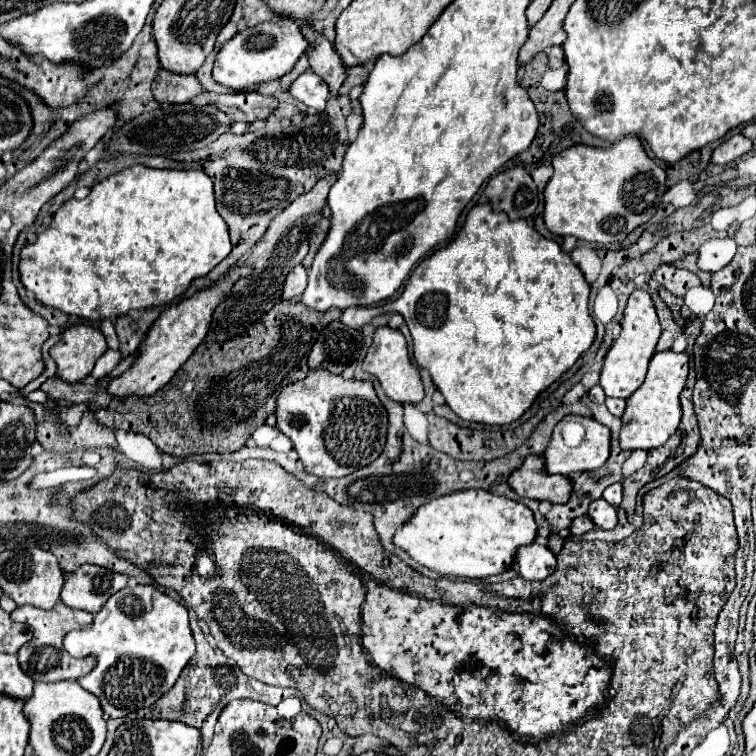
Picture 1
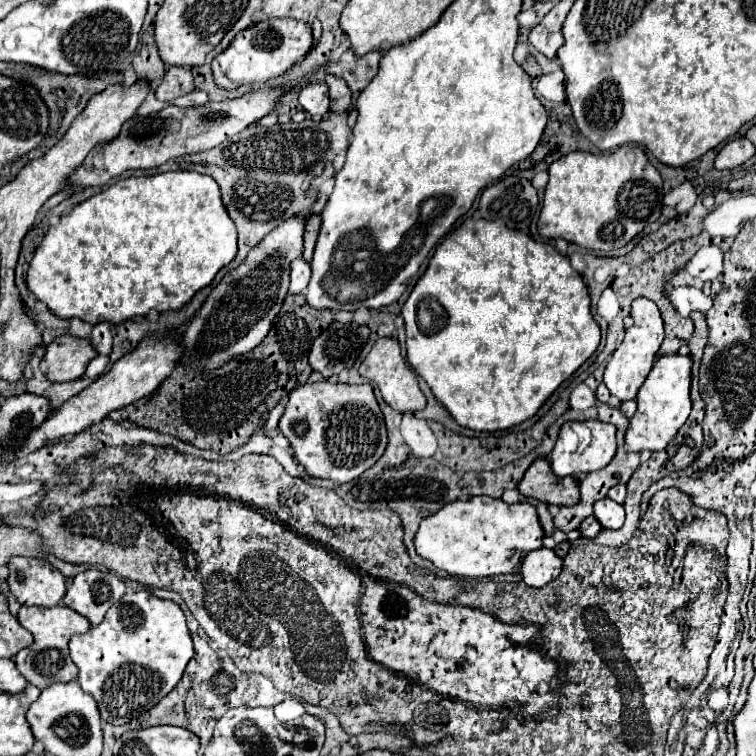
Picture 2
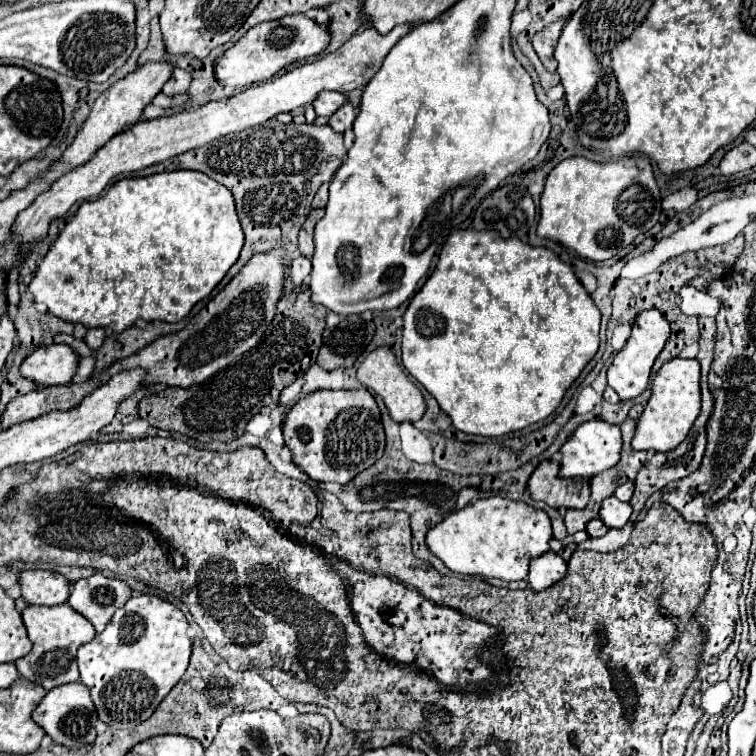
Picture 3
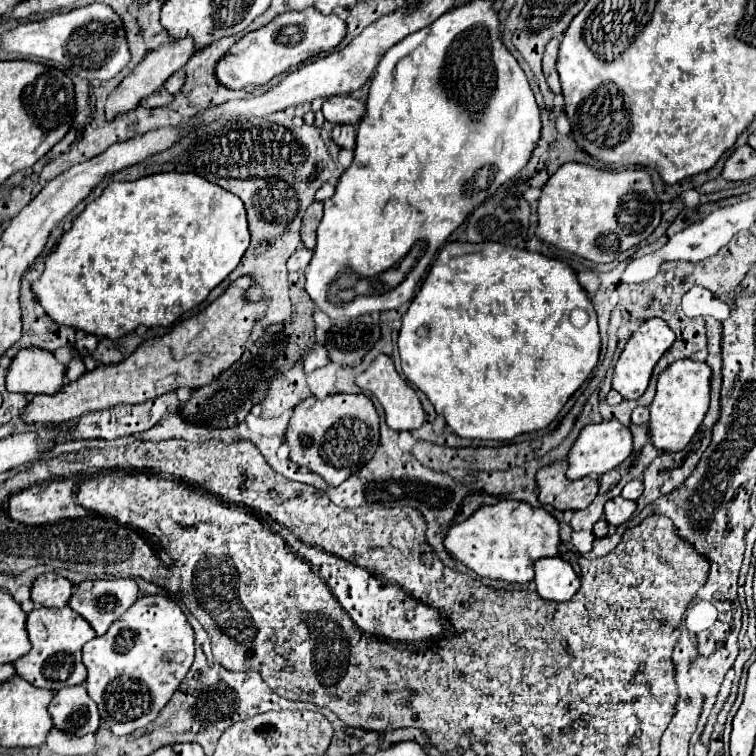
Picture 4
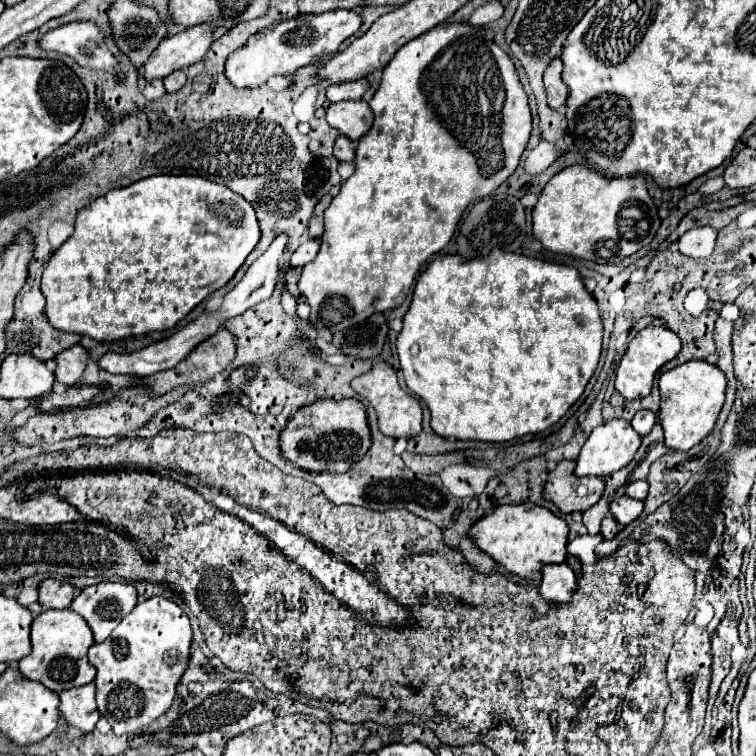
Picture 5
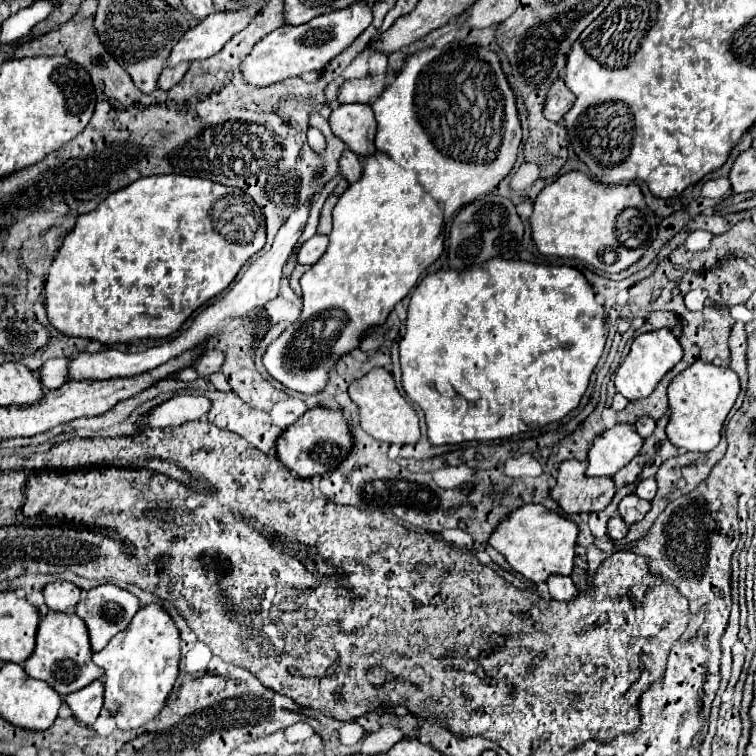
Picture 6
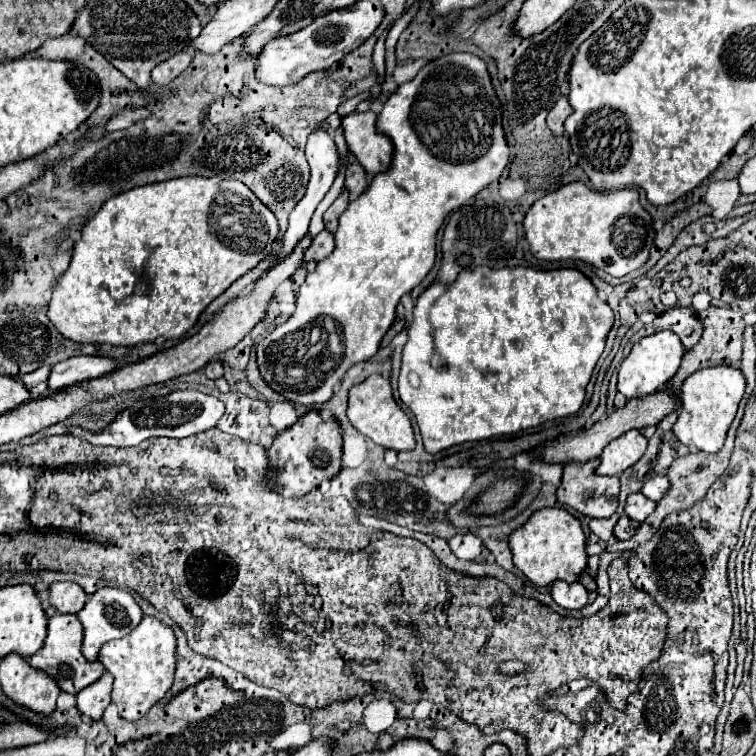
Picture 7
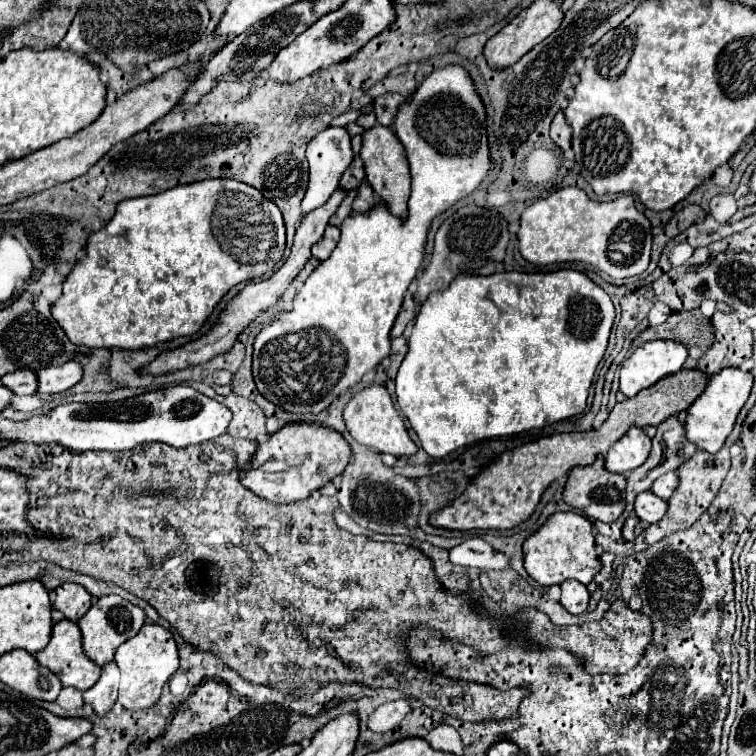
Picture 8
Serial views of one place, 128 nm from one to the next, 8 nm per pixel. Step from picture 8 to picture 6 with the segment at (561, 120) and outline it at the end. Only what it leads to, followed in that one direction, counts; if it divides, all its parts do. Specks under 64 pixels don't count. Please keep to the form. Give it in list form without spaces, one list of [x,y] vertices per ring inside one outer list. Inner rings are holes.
[[[558,78],[558,80],[554,80],[554,84],[550,86],[550,90],[546,94],[544,116],[552,122],[560,122],[564,118],[564,114],[572,108],[572,104],[574,104],[574,94],[566,88],[564,80]]]

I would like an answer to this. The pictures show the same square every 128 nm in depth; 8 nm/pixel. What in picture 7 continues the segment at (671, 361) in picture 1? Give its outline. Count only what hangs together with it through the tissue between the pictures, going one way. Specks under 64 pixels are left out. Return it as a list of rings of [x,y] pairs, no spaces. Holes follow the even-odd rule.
[[[732,366],[702,368],[700,372],[694,372],[694,376],[688,376],[678,390],[680,414],[672,426],[672,432],[676,434],[676,438],[692,450],[696,448],[696,450],[710,452],[710,454],[718,452],[736,416],[738,404],[744,396],[744,388],[746,388],[746,380],[742,372]]]

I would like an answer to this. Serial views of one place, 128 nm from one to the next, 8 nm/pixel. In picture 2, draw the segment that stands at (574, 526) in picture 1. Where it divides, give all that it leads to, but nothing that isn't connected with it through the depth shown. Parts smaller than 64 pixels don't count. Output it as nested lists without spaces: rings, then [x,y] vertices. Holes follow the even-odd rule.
[[[588,516],[588,518],[582,520],[582,524],[578,526],[578,530],[580,530],[580,534],[582,534],[584,538],[594,538],[594,536],[598,536],[598,532],[602,530],[602,526],[600,526],[600,522],[598,522],[594,516]]]

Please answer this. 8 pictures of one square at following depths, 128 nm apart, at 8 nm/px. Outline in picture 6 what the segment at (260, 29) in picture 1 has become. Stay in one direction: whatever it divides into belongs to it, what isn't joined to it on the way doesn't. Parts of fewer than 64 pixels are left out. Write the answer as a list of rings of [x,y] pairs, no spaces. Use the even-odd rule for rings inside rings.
[[[352,4],[350,8],[322,14],[302,26],[282,26],[258,40],[252,52],[242,60],[240,72],[244,82],[252,86],[268,86],[304,72],[324,68],[336,54],[350,46],[372,22],[372,12],[366,4]]]

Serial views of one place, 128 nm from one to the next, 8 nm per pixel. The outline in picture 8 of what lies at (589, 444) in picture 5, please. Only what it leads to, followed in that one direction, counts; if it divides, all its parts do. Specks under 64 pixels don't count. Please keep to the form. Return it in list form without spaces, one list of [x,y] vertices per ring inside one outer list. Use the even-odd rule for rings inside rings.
[[[630,428],[606,454],[604,468],[624,474],[646,462],[650,454],[650,438],[640,428]]]

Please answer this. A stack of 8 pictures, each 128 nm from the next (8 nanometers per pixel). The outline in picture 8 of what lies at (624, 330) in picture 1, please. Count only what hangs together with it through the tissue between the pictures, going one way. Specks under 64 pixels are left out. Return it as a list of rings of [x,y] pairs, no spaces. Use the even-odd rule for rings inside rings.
[[[650,340],[638,346],[620,368],[620,392],[626,398],[636,396],[642,388],[680,372],[686,356],[686,346],[674,340]]]

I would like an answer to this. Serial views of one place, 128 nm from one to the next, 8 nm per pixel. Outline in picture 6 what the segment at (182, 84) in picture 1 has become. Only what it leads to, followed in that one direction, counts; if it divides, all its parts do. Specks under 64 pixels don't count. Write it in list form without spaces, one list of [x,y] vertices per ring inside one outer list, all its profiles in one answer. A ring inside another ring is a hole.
[[[178,64],[174,68],[164,68],[162,74],[160,74],[160,80],[158,80],[158,88],[160,90],[170,90],[172,86],[176,86],[184,78],[186,70],[188,70],[188,64]]]

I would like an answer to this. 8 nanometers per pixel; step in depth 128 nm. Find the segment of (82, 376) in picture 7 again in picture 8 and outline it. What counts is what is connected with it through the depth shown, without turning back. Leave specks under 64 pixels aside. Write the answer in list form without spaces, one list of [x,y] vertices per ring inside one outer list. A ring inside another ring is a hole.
[[[66,362],[60,366],[48,366],[38,370],[38,392],[42,394],[58,394],[74,384],[78,384],[82,378],[82,366],[78,362]]]

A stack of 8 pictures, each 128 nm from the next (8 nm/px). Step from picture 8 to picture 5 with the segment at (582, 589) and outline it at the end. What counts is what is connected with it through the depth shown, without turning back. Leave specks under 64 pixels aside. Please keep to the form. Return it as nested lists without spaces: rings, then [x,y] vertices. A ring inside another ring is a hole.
[[[548,564],[542,568],[540,596],[548,602],[568,602],[576,588],[576,576],[568,564]]]

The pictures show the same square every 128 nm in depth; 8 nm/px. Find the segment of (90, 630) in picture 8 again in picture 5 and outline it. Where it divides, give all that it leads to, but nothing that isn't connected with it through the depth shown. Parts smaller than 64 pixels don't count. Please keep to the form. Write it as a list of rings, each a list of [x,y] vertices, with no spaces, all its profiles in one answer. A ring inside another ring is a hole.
[[[100,582],[80,590],[70,608],[88,622],[94,640],[104,642],[118,622],[136,606],[136,598],[138,592],[132,584]]]

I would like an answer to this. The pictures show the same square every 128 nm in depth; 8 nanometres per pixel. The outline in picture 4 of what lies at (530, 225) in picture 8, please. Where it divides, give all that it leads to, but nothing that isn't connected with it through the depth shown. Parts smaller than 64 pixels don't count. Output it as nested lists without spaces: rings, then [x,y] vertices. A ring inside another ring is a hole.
[[[568,162],[542,188],[536,236],[584,260],[612,262],[628,248],[644,242],[660,224],[660,214],[660,200],[644,168],[600,170],[590,164]]]

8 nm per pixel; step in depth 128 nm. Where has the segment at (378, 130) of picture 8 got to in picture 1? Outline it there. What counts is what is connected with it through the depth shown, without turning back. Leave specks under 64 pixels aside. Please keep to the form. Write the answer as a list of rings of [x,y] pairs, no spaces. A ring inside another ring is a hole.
[[[306,70],[290,84],[290,94],[296,100],[304,102],[308,108],[322,112],[326,108],[330,90],[328,90],[328,84],[320,76],[314,76],[314,72]]]

